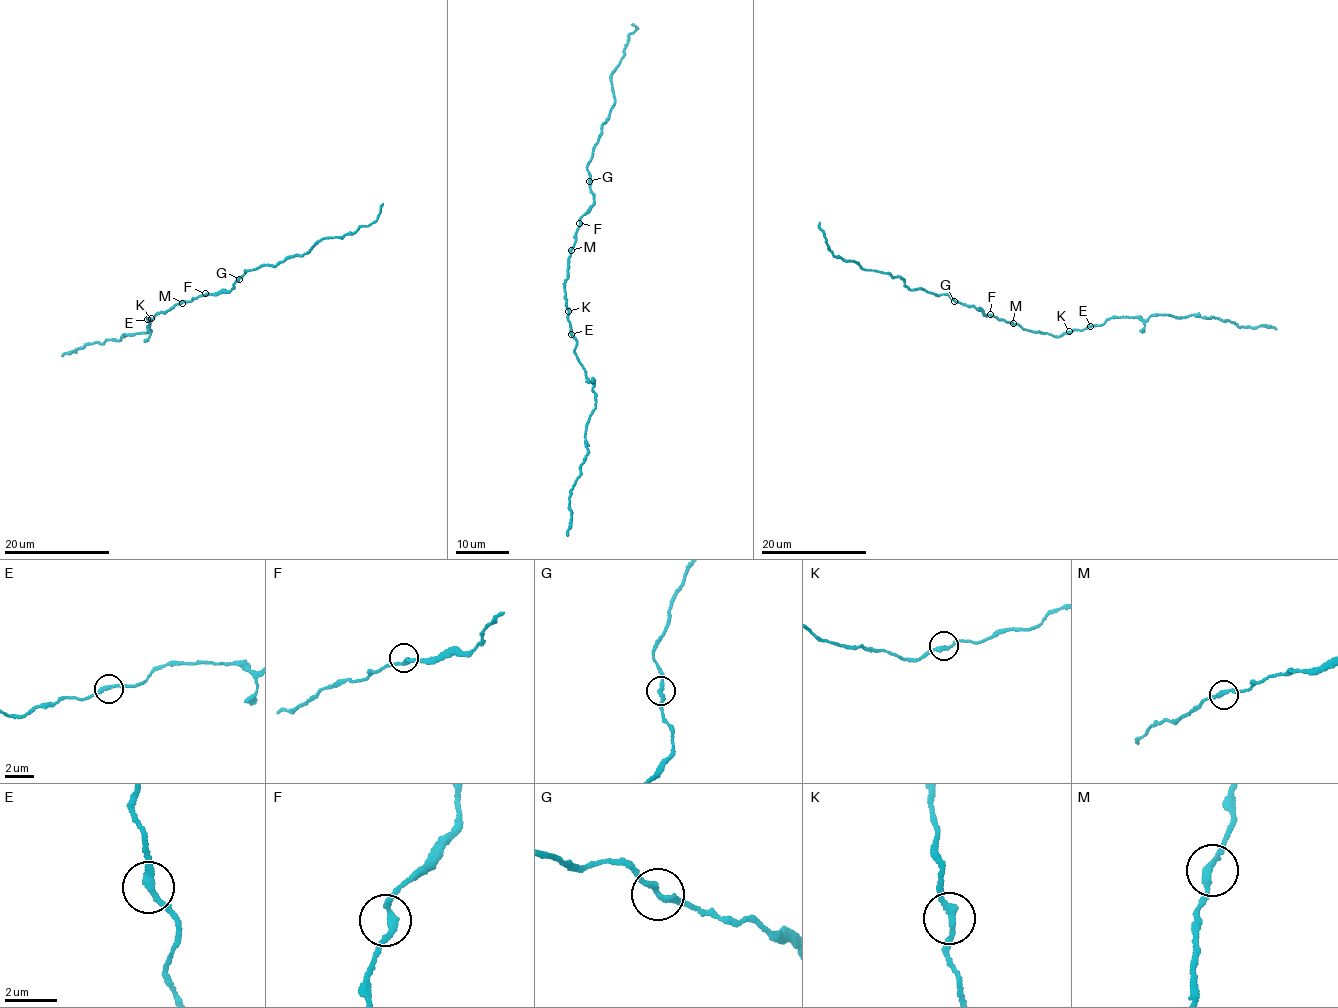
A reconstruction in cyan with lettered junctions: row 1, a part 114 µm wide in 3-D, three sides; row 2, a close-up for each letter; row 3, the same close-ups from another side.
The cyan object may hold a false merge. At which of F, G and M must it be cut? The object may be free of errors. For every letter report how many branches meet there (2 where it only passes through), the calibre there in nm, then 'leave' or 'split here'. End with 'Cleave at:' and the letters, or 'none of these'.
F: 2 | 240 nm | leave
G: 2 | 240 nm | leave
M: 2 | 240 nm | leave
Cleave at: none of these

